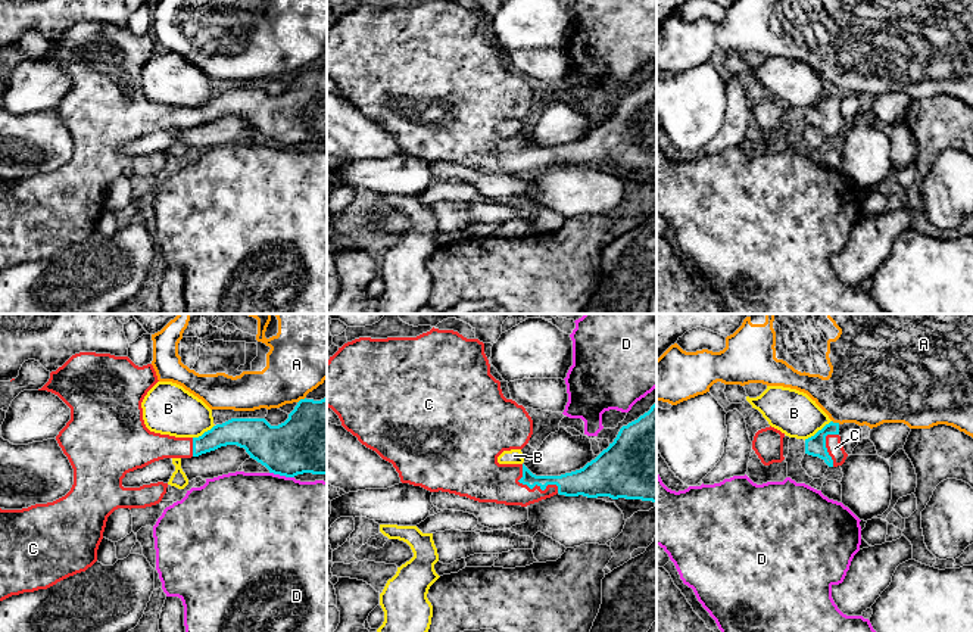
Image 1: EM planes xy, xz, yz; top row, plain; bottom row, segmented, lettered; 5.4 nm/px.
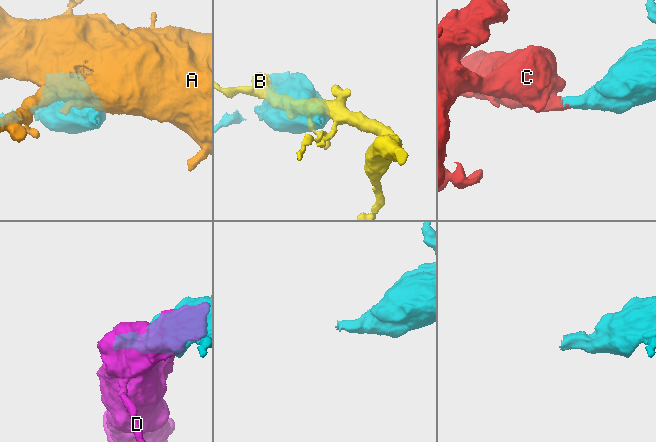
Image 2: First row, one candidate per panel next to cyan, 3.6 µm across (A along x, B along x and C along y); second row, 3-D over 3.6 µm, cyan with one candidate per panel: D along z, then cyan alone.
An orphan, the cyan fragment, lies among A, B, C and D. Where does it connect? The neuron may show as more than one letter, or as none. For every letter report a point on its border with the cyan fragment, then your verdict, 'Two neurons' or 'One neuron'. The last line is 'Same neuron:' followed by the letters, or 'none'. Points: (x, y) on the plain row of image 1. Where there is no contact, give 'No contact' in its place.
A: Touches cyan at xy (301, 69). Two neurons
B: Touches cyan at yz (819, 100). Two neurons
C: Touches cyan at xz (533, 156). One neuron
D: Touches cyan at xy (281, 145). Two neurons
Same neuron: C

